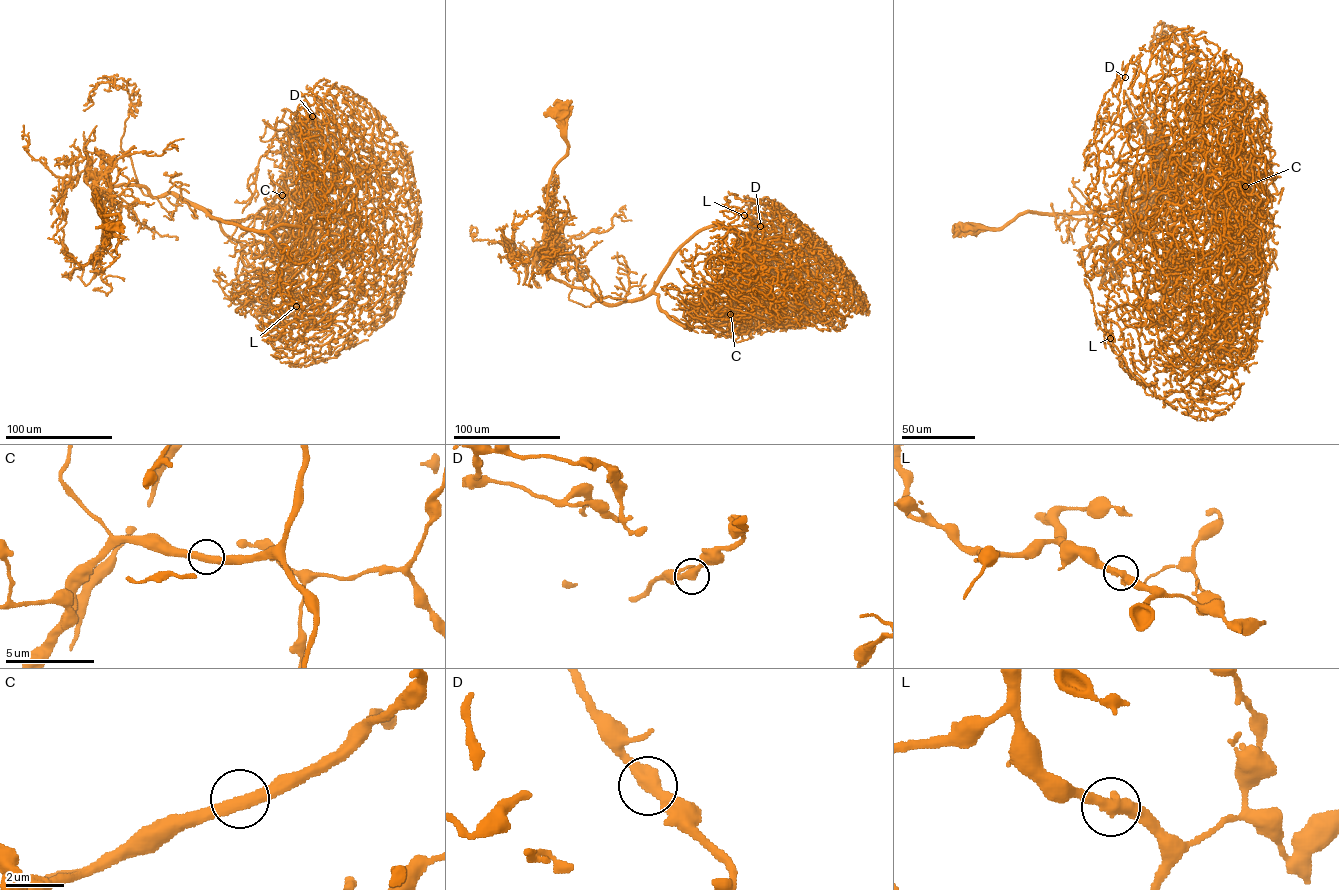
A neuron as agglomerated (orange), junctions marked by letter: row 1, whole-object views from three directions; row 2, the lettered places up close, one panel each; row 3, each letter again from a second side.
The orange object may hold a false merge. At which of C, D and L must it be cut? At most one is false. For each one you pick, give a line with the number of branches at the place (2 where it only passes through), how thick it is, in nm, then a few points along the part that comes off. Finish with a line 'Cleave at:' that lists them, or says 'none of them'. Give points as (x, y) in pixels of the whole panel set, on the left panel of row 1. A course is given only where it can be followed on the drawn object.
Cleave at: none of them

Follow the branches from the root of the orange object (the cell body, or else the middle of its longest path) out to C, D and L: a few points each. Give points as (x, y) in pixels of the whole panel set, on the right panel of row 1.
C: (964, 227), (1104, 211), (1206, 171), (1231, 185), (1220, 209), (1259, 221), (1245, 186)
D: (964, 227), (1206, 171), (1231, 185), (1216, 204), (1125, 235), (1154, 219), (1166, 154), (1129, 144), (1125, 77)
L: (964, 227), (1104, 211), (1206, 171), (1230, 184), (1205, 212), (1123, 238), (1144, 303), (1103, 317), (1110, 338)

